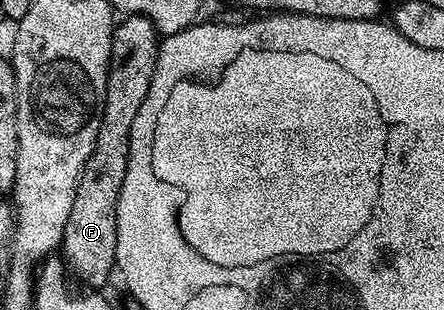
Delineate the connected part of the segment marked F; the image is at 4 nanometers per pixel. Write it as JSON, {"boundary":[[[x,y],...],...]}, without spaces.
{"boundary":[[[126,16],[121,20],[116,22],[113,31],[107,95],[103,103],[99,135],[75,187],[75,203],[71,203],[71,215],[67,215],[63,239],[59,246],[68,272],[72,276],[74,273],[85,284],[82,286],[93,291],[104,290],[109,276],[115,273],[117,200],[123,187],[123,175],[127,175],[131,123],[135,123],[135,115],[139,115],[139,107],[143,107],[143,99],[147,99],[147,91],[155,75],[159,44],[159,34],[151,19]]]}

